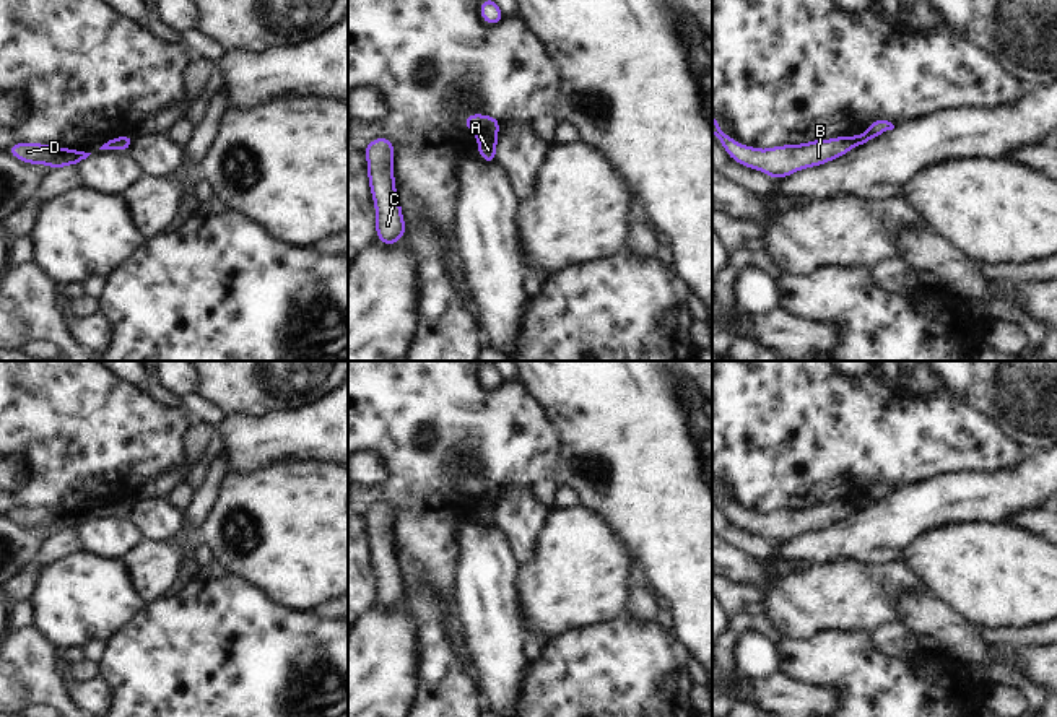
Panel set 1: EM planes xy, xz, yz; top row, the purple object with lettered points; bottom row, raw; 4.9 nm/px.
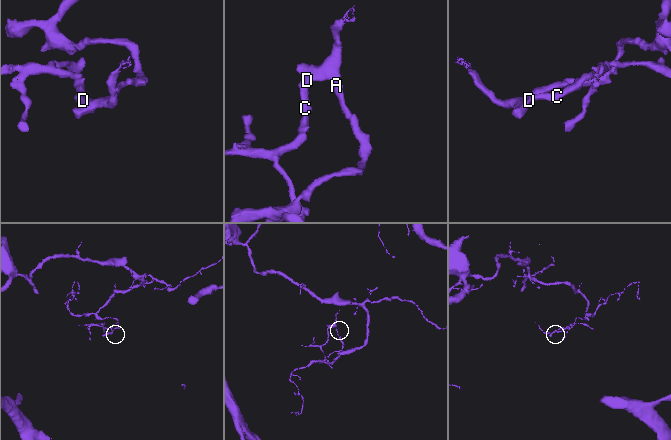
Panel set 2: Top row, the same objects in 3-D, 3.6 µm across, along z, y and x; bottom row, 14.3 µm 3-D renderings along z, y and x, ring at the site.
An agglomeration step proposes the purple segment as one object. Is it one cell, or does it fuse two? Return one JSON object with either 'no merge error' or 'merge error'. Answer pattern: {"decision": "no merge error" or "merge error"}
{"decision": "merge error"}

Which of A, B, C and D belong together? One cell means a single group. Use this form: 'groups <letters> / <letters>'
groups A / B C D

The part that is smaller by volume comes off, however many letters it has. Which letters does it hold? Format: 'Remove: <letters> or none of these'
Remove: B, C, D

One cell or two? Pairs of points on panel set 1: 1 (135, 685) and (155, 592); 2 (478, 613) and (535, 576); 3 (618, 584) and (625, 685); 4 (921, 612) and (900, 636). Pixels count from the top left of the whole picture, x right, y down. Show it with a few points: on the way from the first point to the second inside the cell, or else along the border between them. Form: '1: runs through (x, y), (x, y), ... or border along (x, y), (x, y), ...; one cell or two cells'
1: border along (166, 594), (150, 604); two cells
2: border along (521, 566), (522, 607), (529, 621); two cells
3: border along (625, 612), (615, 620), (582, 626); two cells
4: border along (906, 625), (917, 636); two cells

